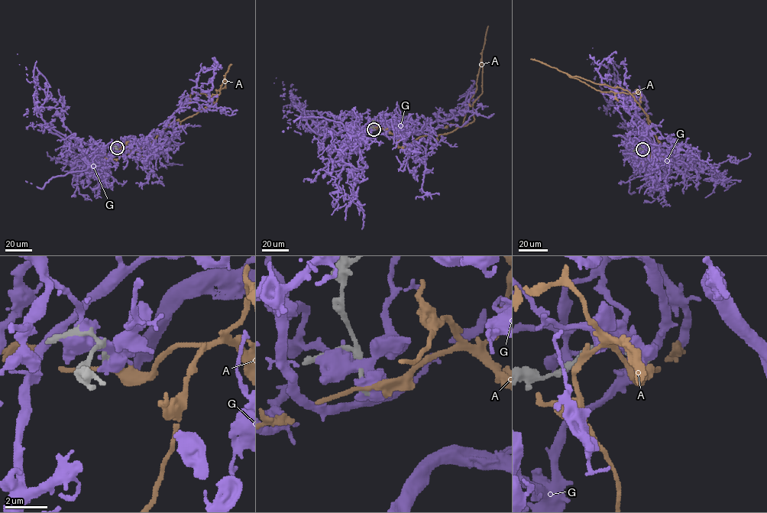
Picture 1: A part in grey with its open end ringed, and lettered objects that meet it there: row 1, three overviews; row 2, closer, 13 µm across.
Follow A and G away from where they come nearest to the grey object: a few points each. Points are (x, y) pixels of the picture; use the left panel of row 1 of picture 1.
A: (117, 147), (137, 150), (140, 157), (174, 121), (214, 103), (225, 78), (218, 95), (193, 93), (189, 105)
G: (117, 147), (112, 141), (91, 148), (98, 160), (122, 143), (138, 147), (184, 105), (209, 100), (215, 59)

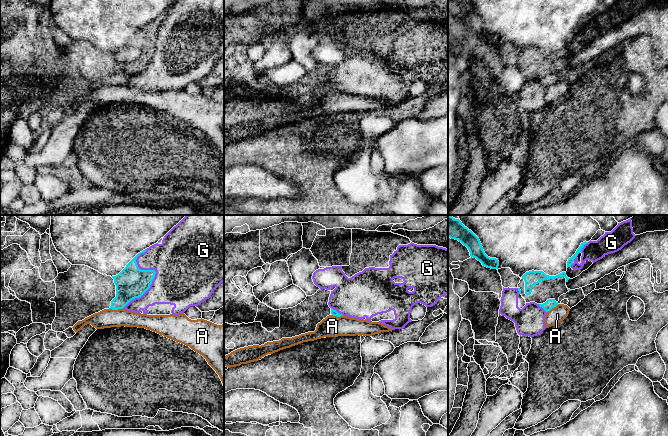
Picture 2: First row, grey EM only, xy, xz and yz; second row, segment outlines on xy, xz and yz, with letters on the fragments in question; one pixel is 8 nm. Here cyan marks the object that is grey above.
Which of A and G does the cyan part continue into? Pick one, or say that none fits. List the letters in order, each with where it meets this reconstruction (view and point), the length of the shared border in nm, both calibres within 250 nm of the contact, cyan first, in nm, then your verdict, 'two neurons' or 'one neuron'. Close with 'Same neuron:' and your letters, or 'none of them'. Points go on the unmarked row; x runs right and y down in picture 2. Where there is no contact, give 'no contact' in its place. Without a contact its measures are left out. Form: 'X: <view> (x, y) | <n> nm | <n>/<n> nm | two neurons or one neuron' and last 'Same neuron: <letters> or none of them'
A: xy (116, 85) | 120 nm | 240/160 nm | two neurons
G: xy (154, 51) | 500 nm | 260/480 nm | two neurons
Same neuron: none of them

